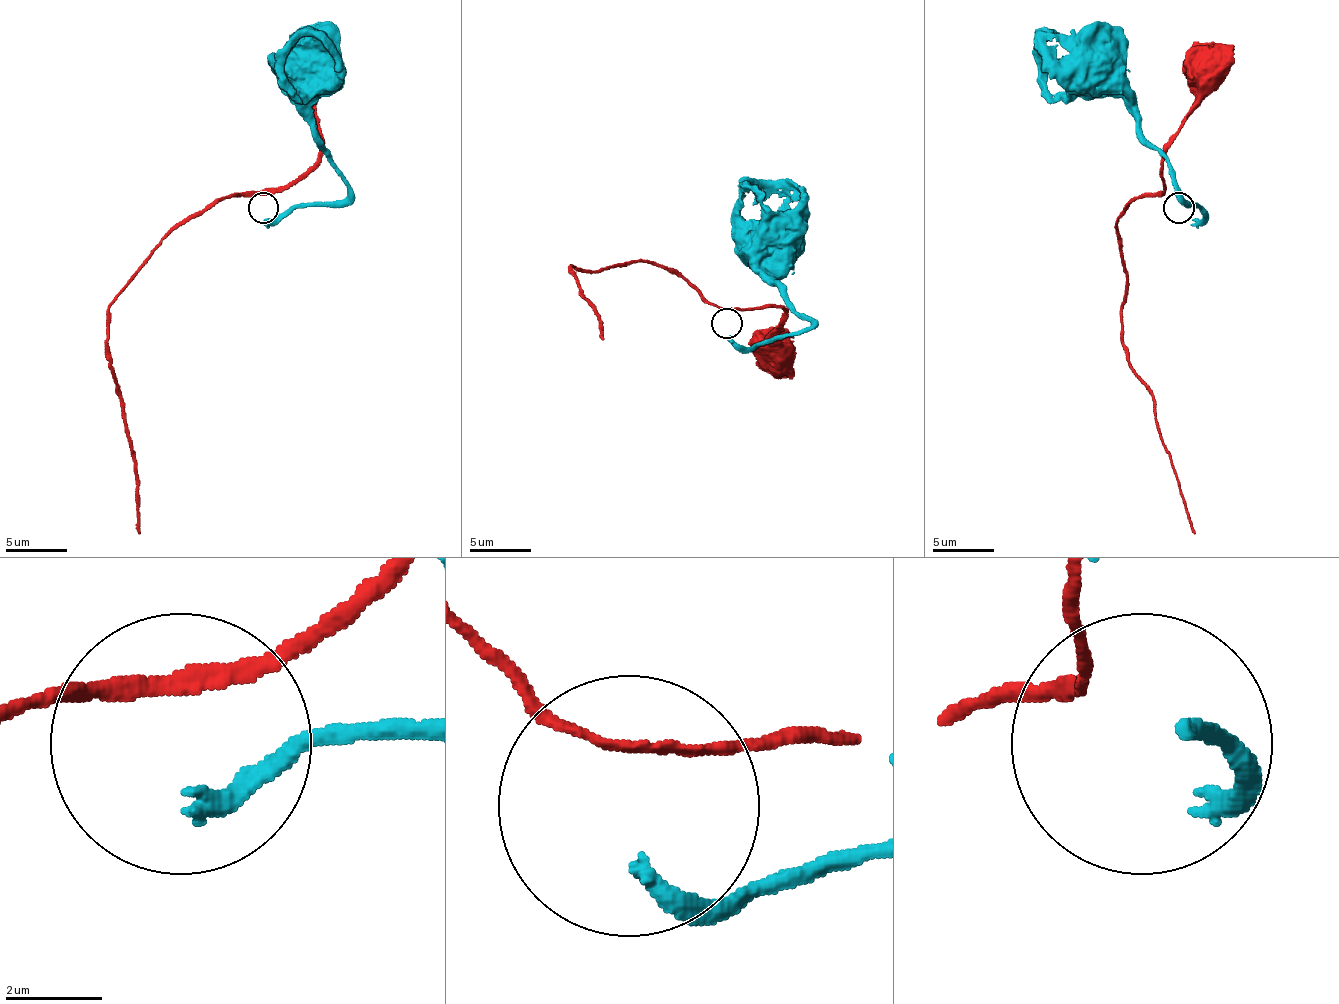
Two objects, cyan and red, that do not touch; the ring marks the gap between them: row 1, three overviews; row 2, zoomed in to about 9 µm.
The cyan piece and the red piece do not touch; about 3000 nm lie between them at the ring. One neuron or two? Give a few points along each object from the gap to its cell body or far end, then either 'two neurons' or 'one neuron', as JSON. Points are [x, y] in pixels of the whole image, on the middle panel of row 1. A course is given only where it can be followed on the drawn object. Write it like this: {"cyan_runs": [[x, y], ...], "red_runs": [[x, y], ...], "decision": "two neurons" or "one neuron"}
{"cyan_runs": [[726, 337], [741, 346], [756, 346], [802, 334], [811, 325], [775, 285], [771, 224], [778, 227]], "red_runs": [[726, 310], [781, 306], [784, 319], [759, 346], [759, 352], [768, 349]], "decision": "two neurons"}

